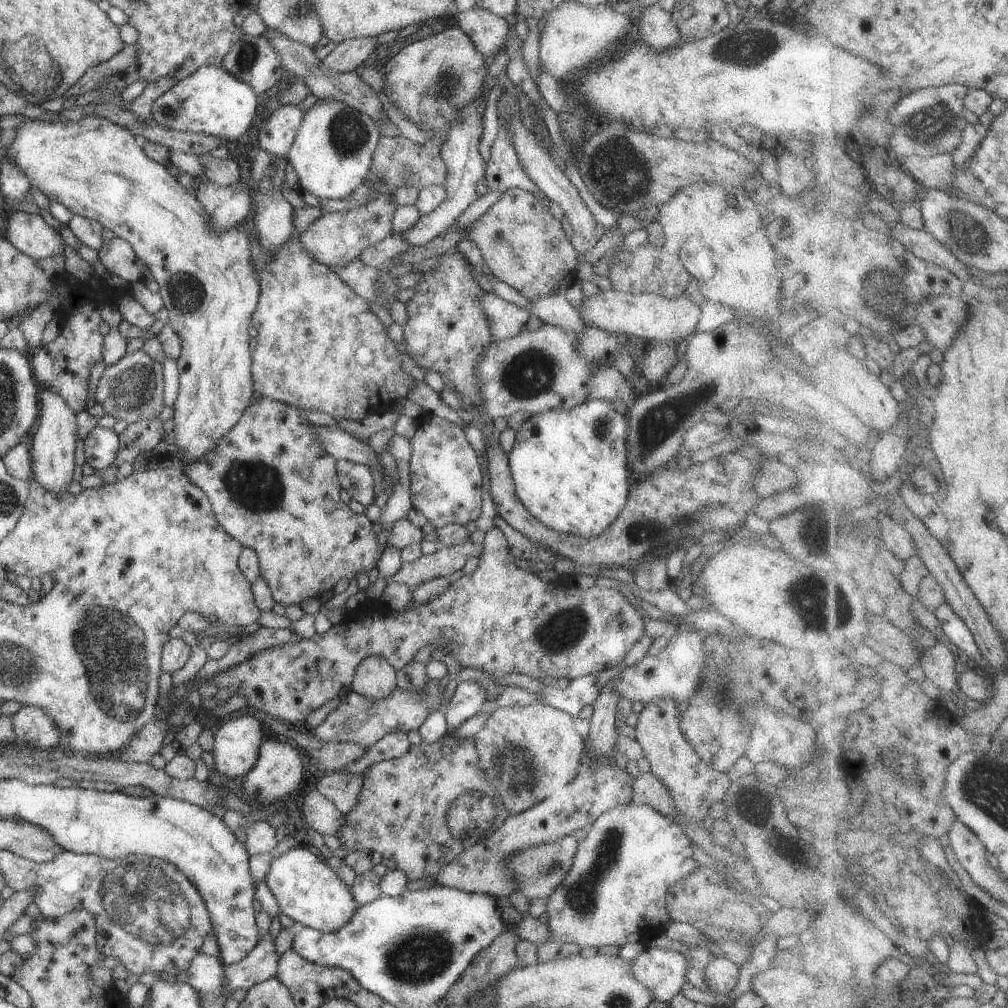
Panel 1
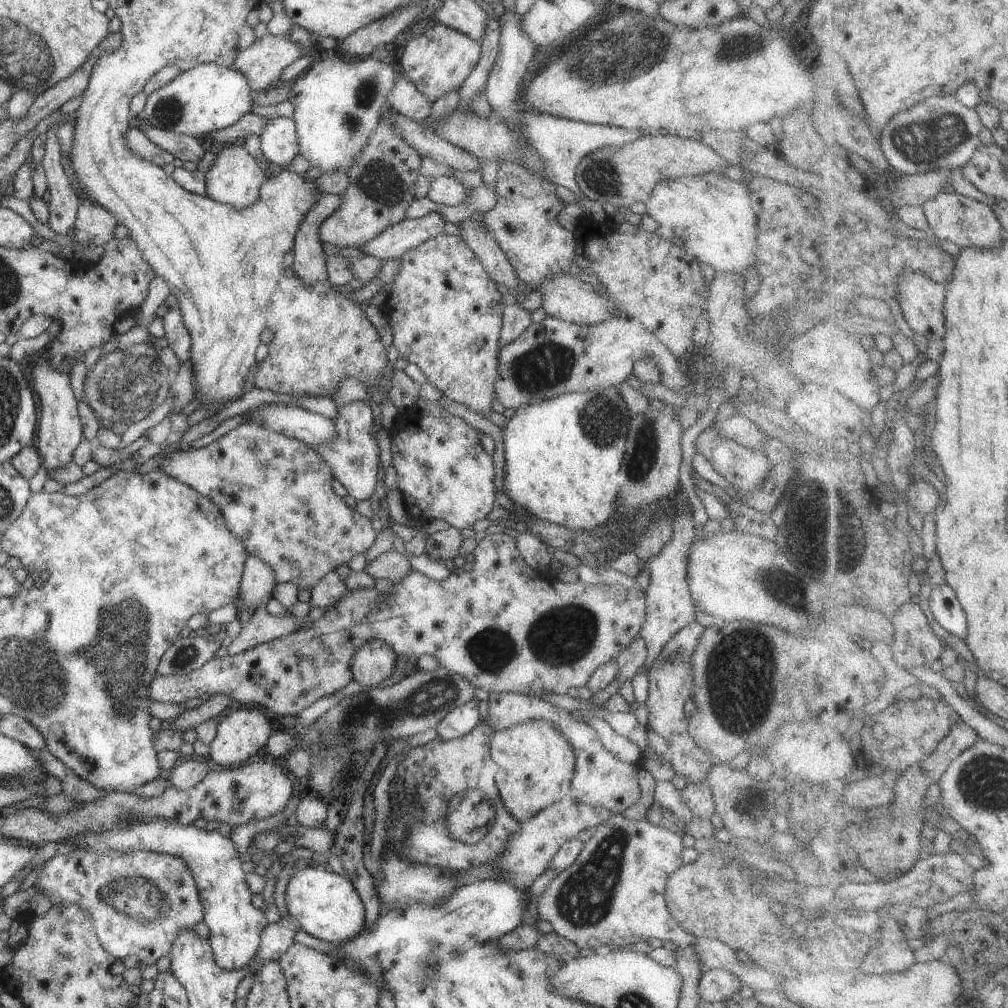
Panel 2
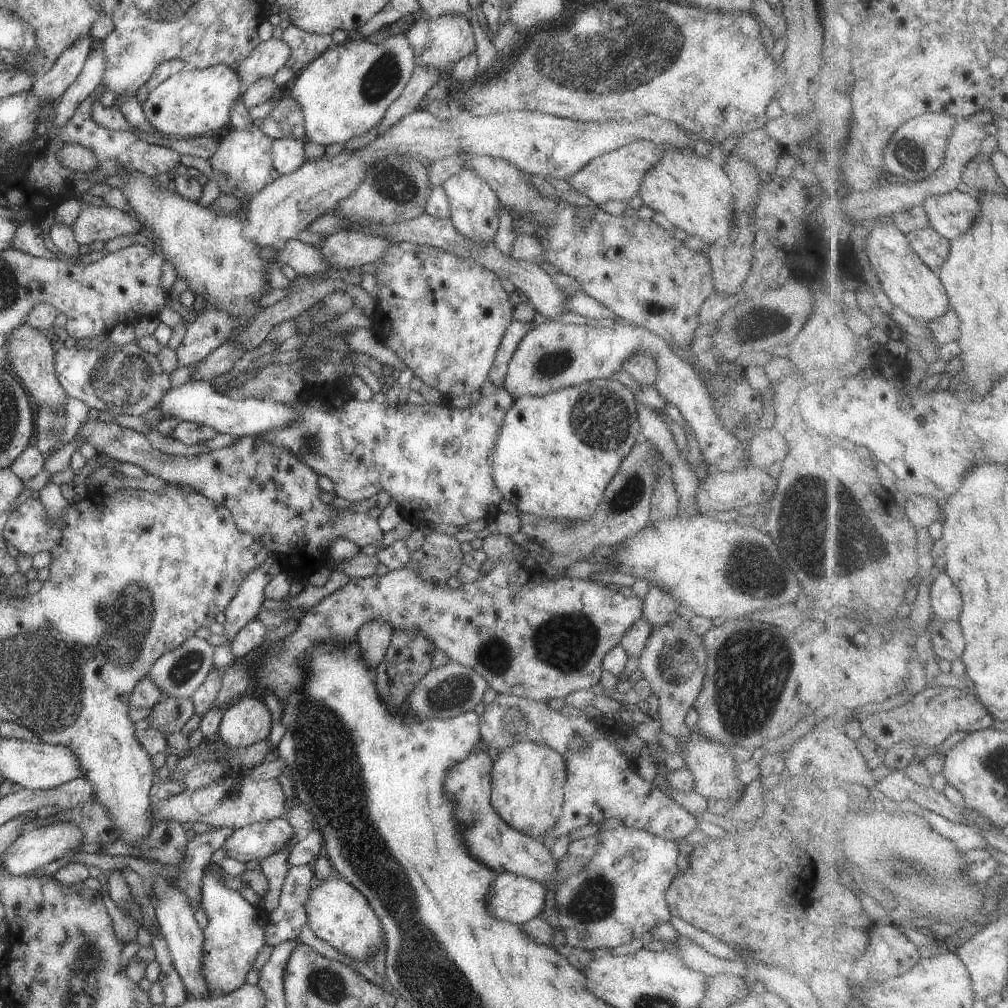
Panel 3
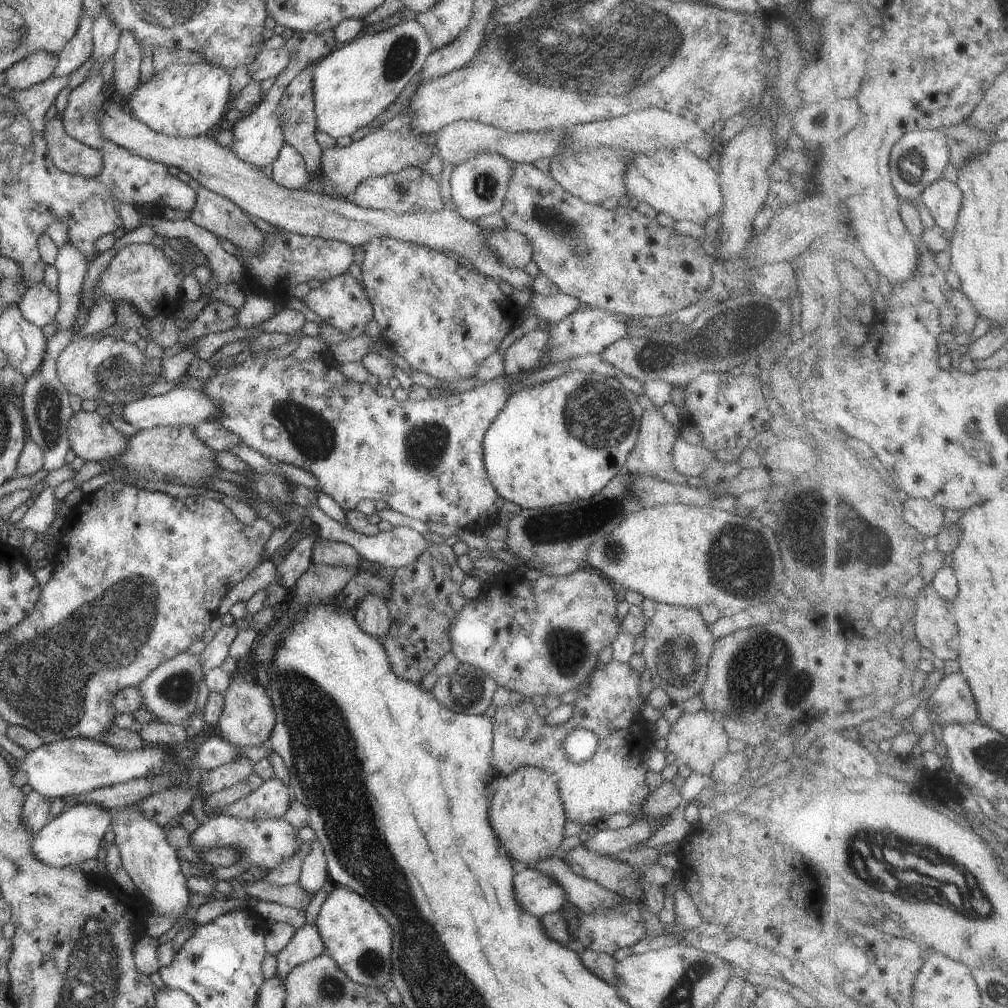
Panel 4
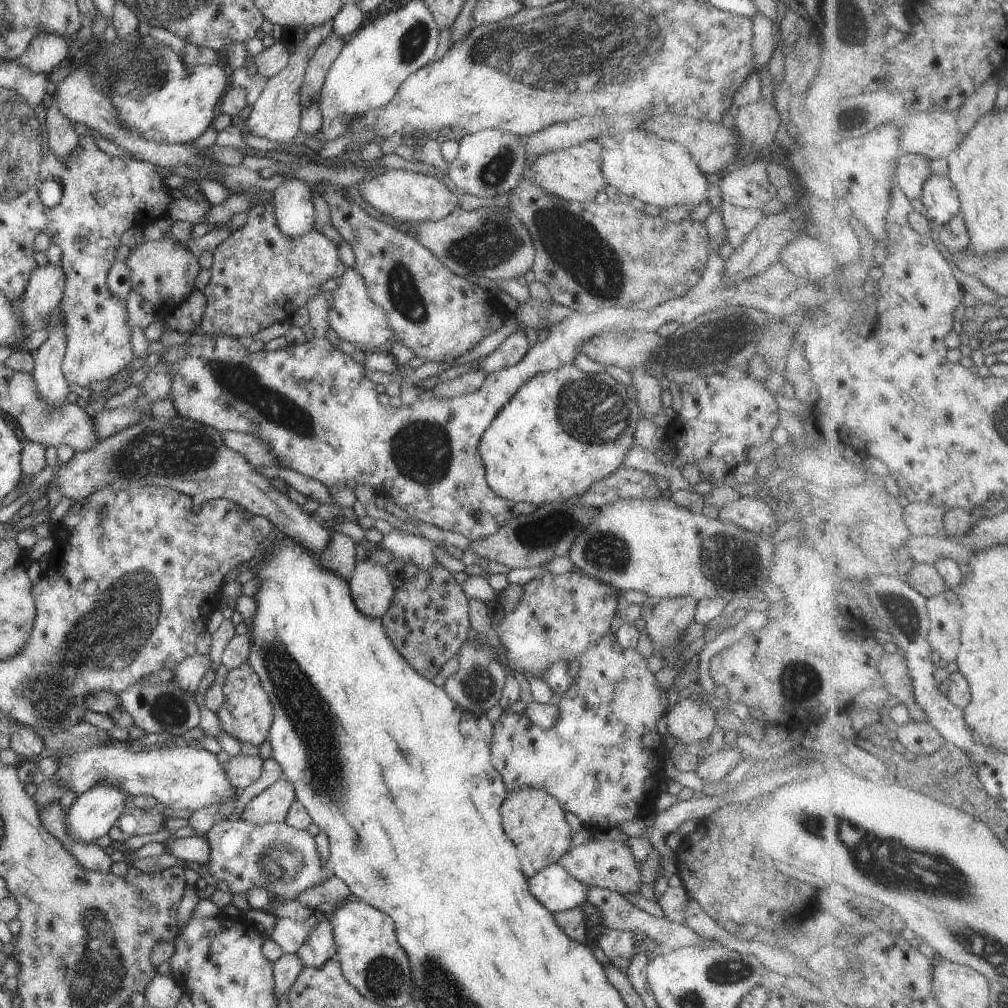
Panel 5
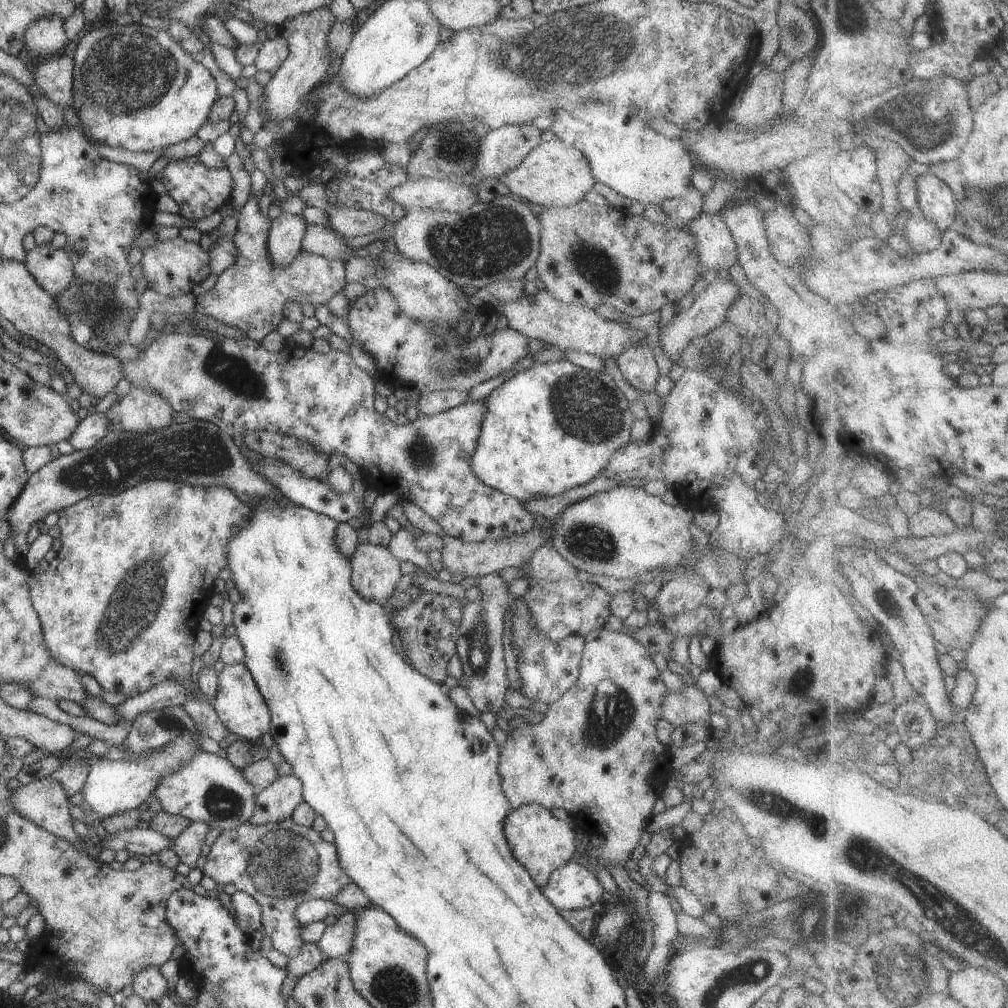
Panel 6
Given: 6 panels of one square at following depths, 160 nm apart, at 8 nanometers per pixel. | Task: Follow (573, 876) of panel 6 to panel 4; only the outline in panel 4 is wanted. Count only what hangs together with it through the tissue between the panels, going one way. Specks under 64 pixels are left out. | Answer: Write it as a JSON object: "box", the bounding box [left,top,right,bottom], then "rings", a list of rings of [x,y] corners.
{"box":[514,867,568,919],"rings":[[[523,867],[514,876],[514,896],[526,912],[539,919],[558,911],[568,901],[564,889],[546,873]]]}

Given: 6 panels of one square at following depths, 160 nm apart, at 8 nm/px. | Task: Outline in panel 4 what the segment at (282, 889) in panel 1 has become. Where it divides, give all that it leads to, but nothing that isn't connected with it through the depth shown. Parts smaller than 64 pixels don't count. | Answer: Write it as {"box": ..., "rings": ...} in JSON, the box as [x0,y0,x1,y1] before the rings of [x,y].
{"box":[315,886,394,990],"rings":[[[329,886],[329,895],[322,904],[315,923],[321,934],[327,953],[354,982],[386,990],[392,986],[392,937],[394,929],[363,896],[349,888]]]}

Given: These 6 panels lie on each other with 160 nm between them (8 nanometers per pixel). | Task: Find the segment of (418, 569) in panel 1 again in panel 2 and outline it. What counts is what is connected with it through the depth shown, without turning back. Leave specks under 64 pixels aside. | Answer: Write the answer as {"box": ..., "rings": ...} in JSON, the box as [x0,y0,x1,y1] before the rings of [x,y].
{"box":[363,548,411,584],"rings":[[[400,548],[380,554],[363,569],[366,574],[372,576],[376,581],[386,579],[391,580],[392,584],[397,583],[411,570],[409,556],[402,552]]]}

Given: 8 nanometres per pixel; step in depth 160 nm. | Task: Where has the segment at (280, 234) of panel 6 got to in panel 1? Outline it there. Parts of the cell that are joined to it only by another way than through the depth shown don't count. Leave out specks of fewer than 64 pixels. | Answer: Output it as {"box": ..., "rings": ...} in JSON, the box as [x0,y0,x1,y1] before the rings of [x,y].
{"box":[258,105,304,159],"rings":[[[296,105],[276,107],[259,128],[258,148],[286,159],[303,116],[304,112]]]}

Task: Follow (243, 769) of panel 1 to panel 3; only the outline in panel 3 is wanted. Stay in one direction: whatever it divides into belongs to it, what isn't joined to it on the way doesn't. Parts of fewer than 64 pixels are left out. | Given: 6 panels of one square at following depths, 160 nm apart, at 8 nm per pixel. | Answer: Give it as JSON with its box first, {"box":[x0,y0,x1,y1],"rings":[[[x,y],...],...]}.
{"box":[217,695,274,748],"rings":[[[244,695],[223,709],[217,739],[228,748],[248,748],[267,741],[274,723],[273,704]]]}

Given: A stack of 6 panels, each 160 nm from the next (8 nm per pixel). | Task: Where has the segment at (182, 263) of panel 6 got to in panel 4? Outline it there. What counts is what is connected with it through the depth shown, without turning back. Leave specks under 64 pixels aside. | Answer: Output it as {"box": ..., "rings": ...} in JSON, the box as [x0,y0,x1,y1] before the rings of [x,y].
{"box":[93,243,184,317],"rings":[[[142,243],[142,244],[128,244],[117,250],[114,259],[108,265],[106,271],[102,274],[98,285],[95,288],[93,298],[96,299],[96,294],[105,294],[114,303],[118,304],[118,300],[126,300],[130,304],[134,305],[137,312],[142,317],[153,316],[170,316],[177,313],[177,311],[182,306],[181,302],[181,282],[184,278],[184,273],[182,272],[181,264],[175,263],[170,260],[163,249],[154,247],[152,243]]]}

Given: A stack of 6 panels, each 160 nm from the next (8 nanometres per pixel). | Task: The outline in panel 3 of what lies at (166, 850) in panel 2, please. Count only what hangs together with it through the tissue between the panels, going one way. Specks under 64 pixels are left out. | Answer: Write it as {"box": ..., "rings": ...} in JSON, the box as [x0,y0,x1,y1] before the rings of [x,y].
{"box":[201,868,266,997],"rings":[[[206,868],[201,884],[201,908],[206,912],[208,925],[202,946],[202,976],[208,984],[210,997],[224,996],[244,985],[244,978],[254,969],[254,961],[265,946],[266,914],[242,897],[239,891],[224,884],[227,874]]]}

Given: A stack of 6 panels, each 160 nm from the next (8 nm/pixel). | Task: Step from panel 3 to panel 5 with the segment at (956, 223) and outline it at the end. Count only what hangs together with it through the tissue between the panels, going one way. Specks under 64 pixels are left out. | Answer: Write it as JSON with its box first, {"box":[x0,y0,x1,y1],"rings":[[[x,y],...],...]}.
{"box":[922,174,963,227],"rings":[[[933,174],[925,184],[922,200],[937,227],[947,225],[963,212],[961,192],[950,176]]]}

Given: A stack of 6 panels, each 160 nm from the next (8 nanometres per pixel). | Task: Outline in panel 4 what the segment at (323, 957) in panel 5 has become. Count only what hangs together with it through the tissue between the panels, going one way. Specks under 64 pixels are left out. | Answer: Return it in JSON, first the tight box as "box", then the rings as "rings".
{"box":[277,923,327,978],"rings":[[[306,923],[277,954],[277,974],[284,978],[295,966],[327,953],[316,923]]]}

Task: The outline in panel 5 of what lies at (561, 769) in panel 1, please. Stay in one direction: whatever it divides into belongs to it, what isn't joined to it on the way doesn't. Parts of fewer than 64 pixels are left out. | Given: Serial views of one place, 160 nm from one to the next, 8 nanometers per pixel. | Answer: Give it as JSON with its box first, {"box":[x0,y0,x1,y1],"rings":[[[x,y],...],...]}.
{"box":[500,787,573,876],"rings":[[[526,787],[510,793],[500,807],[502,826],[506,836],[514,843],[526,876],[558,863],[562,855],[573,847],[573,830],[566,820],[560,803],[546,791]]]}

